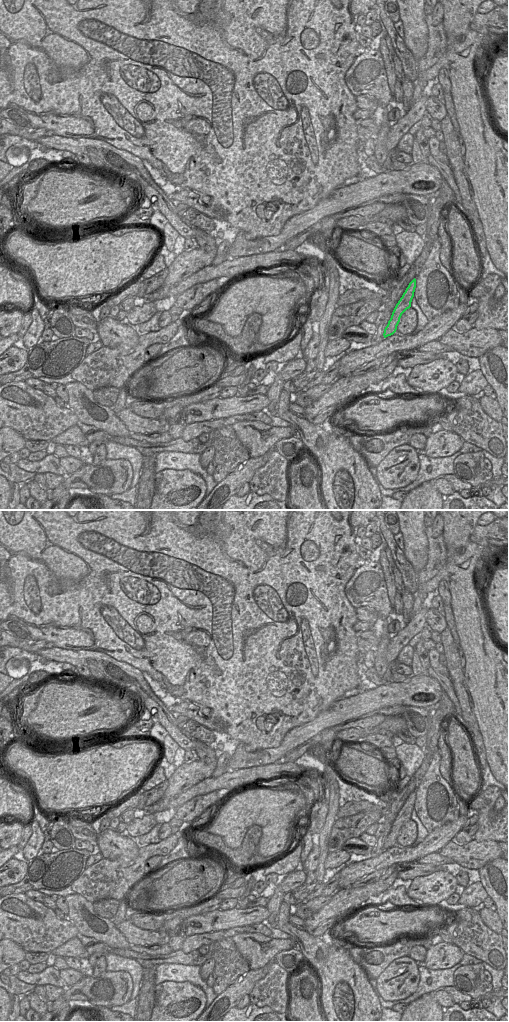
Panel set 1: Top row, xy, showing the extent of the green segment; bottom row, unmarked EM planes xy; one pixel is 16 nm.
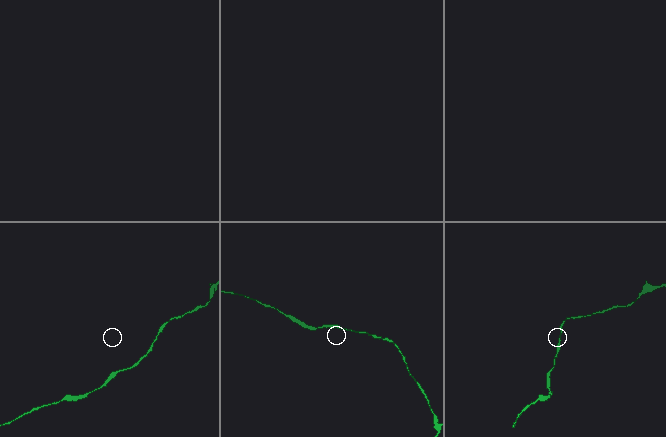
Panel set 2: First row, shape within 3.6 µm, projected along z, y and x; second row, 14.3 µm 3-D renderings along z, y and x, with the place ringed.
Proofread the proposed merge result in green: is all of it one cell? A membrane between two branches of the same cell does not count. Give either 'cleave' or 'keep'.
keep

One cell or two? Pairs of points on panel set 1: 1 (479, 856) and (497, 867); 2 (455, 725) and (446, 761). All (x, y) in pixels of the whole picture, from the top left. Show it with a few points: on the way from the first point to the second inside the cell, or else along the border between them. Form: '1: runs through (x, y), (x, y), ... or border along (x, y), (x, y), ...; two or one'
1: border along (498, 857), (488, 861), (479, 869); two
2: border along (444, 737), (451, 756), (451, 772); two

